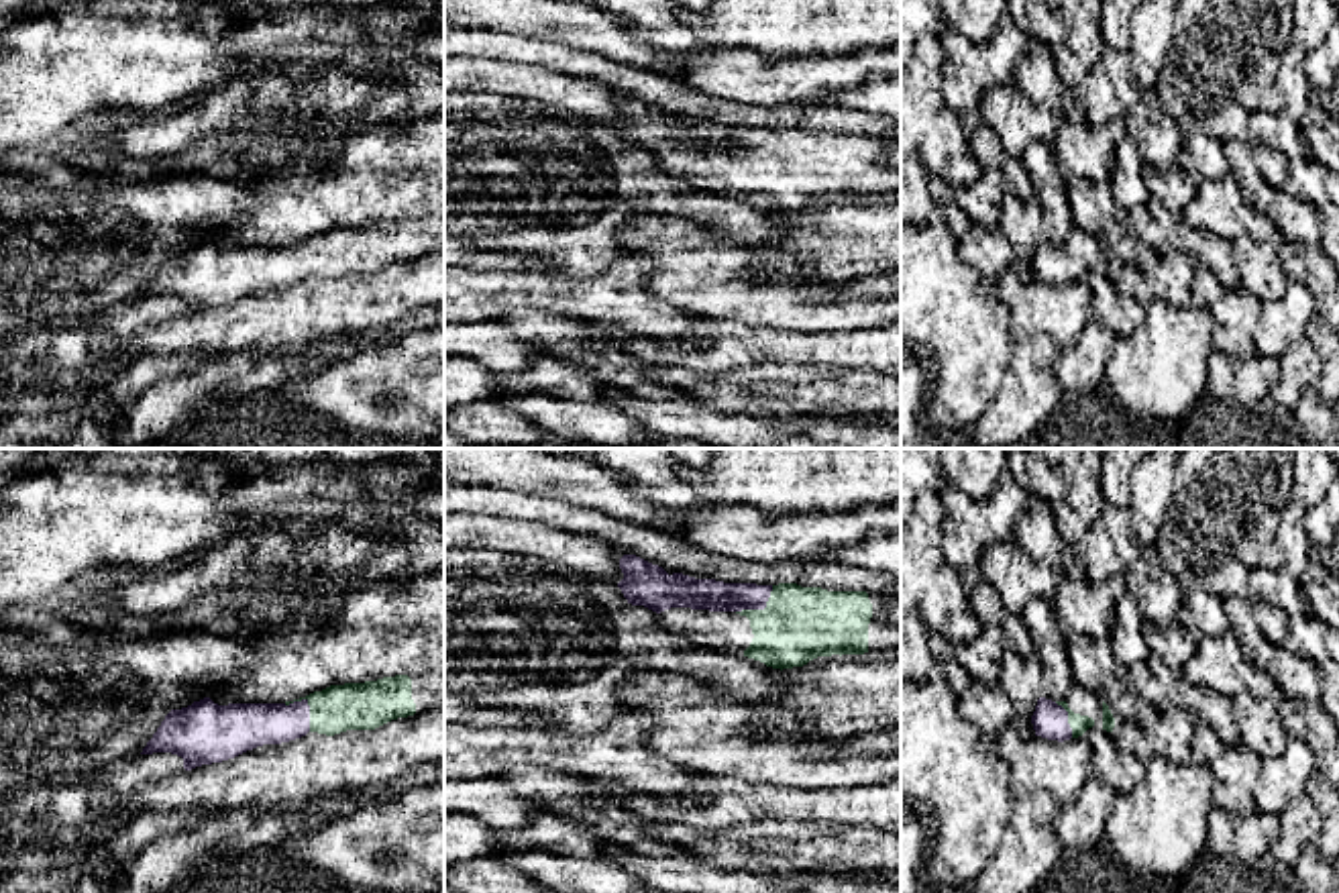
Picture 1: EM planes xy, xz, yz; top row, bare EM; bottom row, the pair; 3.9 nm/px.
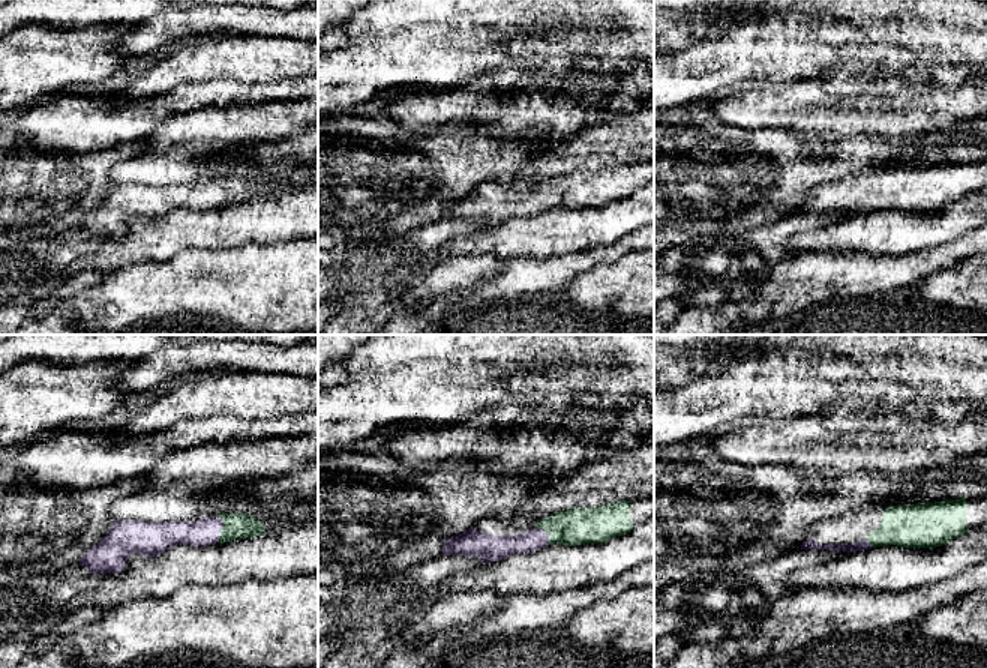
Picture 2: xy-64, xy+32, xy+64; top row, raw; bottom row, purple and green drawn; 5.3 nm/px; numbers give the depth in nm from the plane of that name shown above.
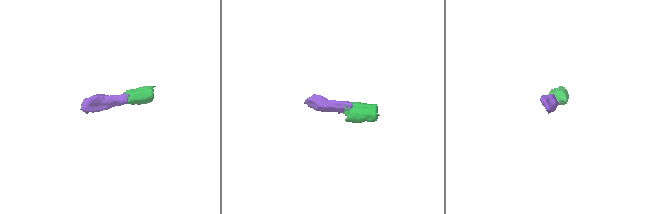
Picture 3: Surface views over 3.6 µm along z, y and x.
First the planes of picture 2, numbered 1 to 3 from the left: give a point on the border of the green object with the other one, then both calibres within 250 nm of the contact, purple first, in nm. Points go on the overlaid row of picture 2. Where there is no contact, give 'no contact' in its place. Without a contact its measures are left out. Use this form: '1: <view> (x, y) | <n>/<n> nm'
1: xy-64 (221, 529) | 150/140 nm
2: xy+32 (545, 533) | 120/200 nm
3: xy+64 (869, 544) | 60/220 nm

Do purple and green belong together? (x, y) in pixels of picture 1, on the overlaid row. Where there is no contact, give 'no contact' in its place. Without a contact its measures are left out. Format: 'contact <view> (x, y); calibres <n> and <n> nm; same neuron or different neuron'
contact xy (308, 706); calibres 180 and 190 nm; same neuron

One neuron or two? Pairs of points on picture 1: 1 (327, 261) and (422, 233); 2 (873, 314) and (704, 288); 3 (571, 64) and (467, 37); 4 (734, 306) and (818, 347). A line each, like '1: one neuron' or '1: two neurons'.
1: one neuron
2: one neuron
3: one neuron
4: two neurons

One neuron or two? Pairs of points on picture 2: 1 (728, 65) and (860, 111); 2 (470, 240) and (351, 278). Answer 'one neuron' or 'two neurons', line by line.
1: two neurons
2: two neurons

